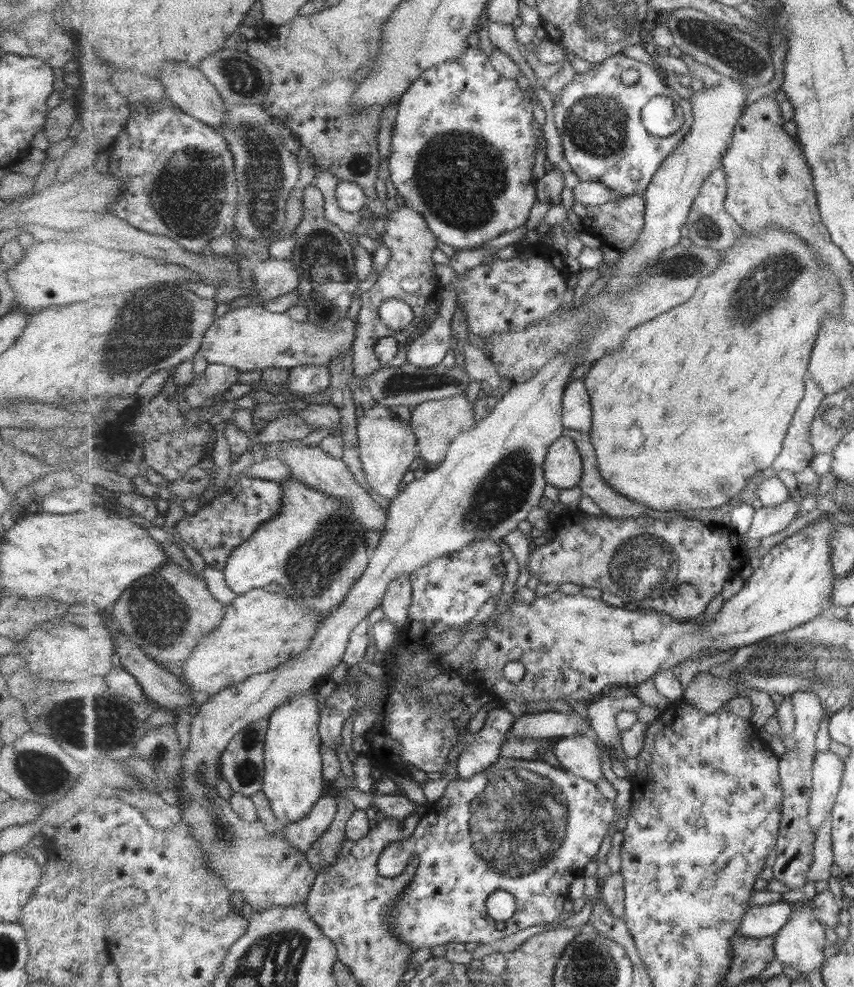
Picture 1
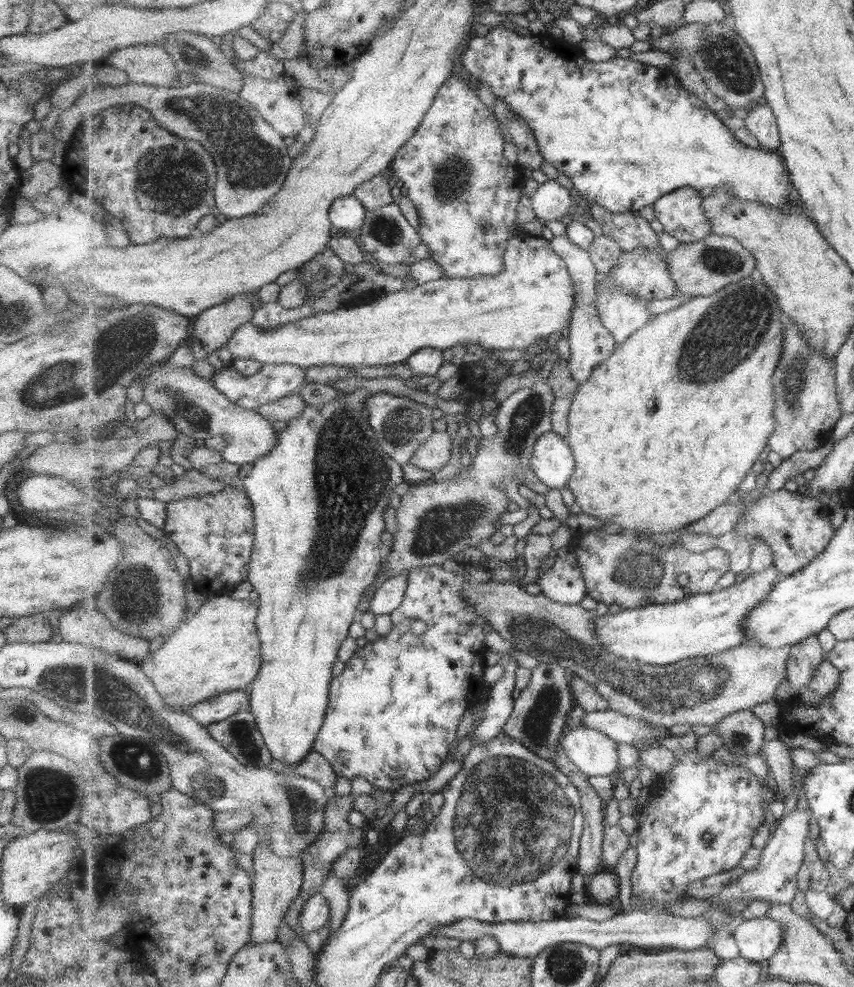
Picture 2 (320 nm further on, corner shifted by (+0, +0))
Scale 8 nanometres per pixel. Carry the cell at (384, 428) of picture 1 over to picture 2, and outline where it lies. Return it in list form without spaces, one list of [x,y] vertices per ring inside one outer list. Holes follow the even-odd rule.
[[[378,392],[369,395],[366,405],[370,412],[370,423],[375,429],[379,444],[391,458],[403,466],[410,462],[417,449],[434,433],[432,408],[415,398]]]

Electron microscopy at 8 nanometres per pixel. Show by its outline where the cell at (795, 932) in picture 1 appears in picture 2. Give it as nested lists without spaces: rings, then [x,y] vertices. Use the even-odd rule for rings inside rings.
[[[772,918],[747,919],[734,932],[743,957],[753,961],[769,960],[781,948],[784,928]]]

